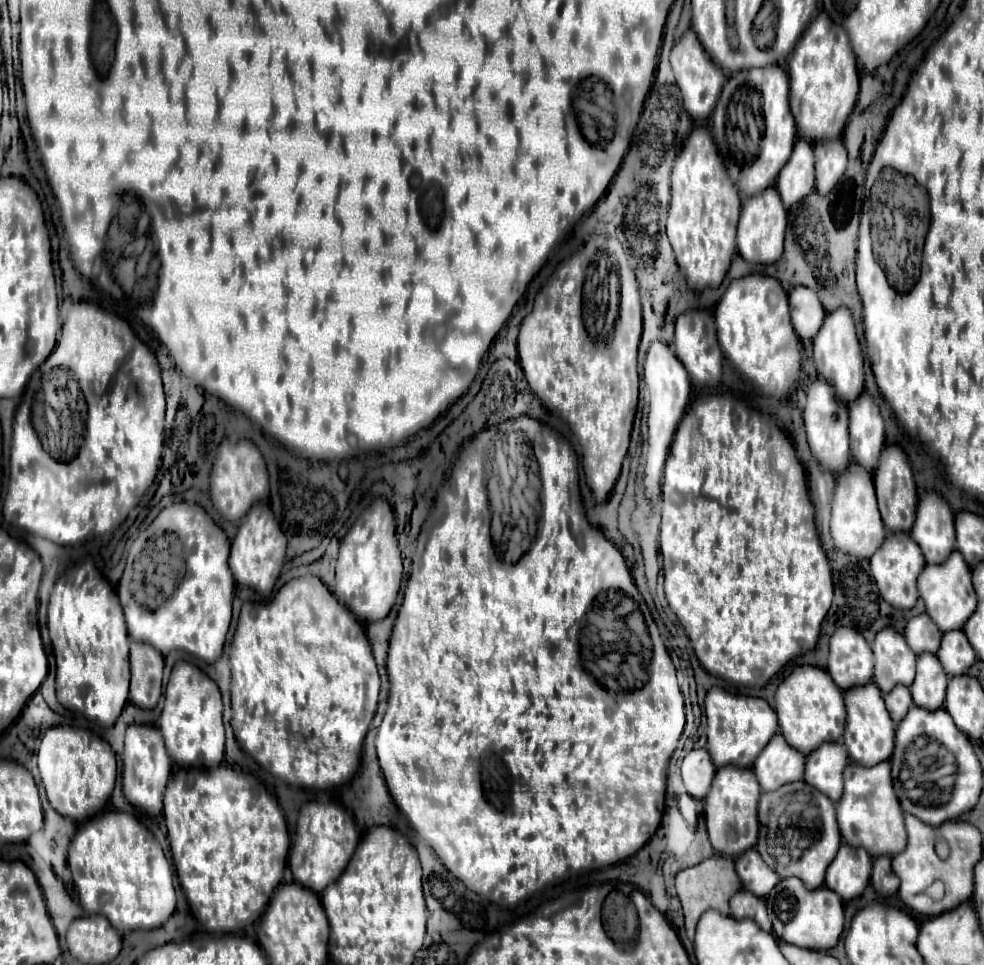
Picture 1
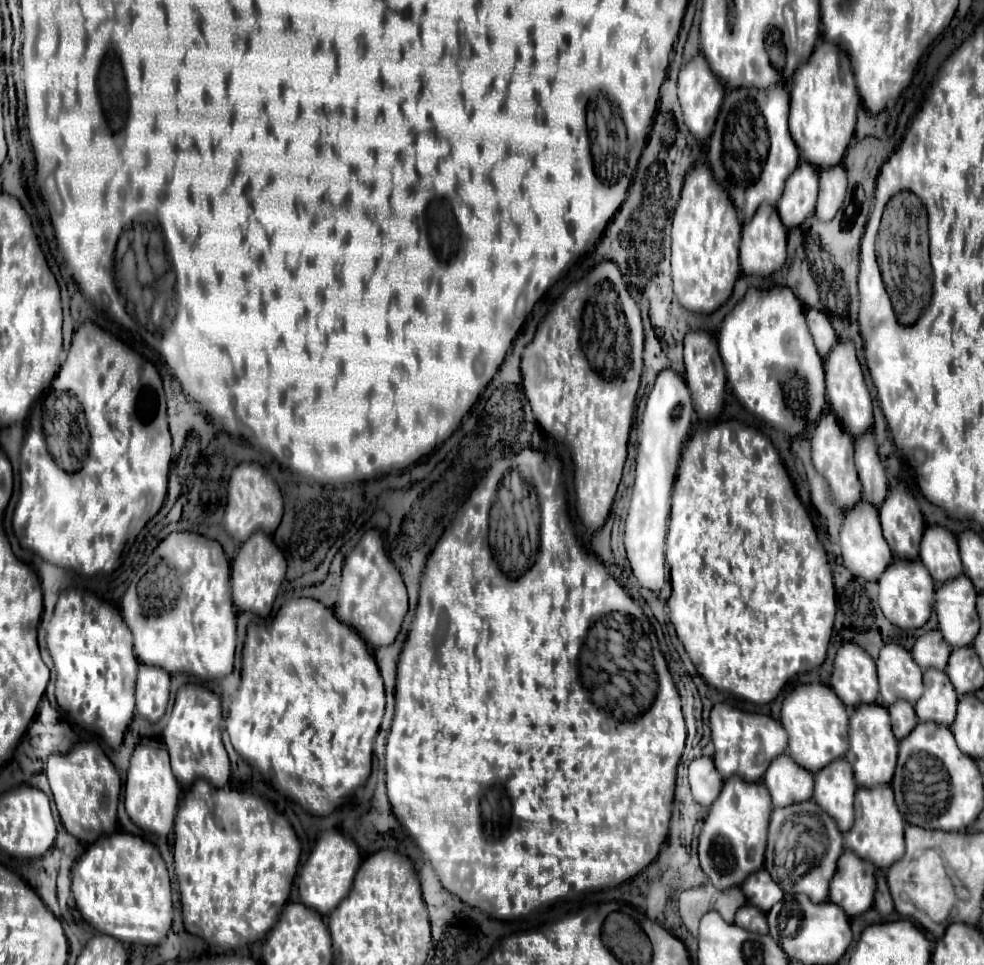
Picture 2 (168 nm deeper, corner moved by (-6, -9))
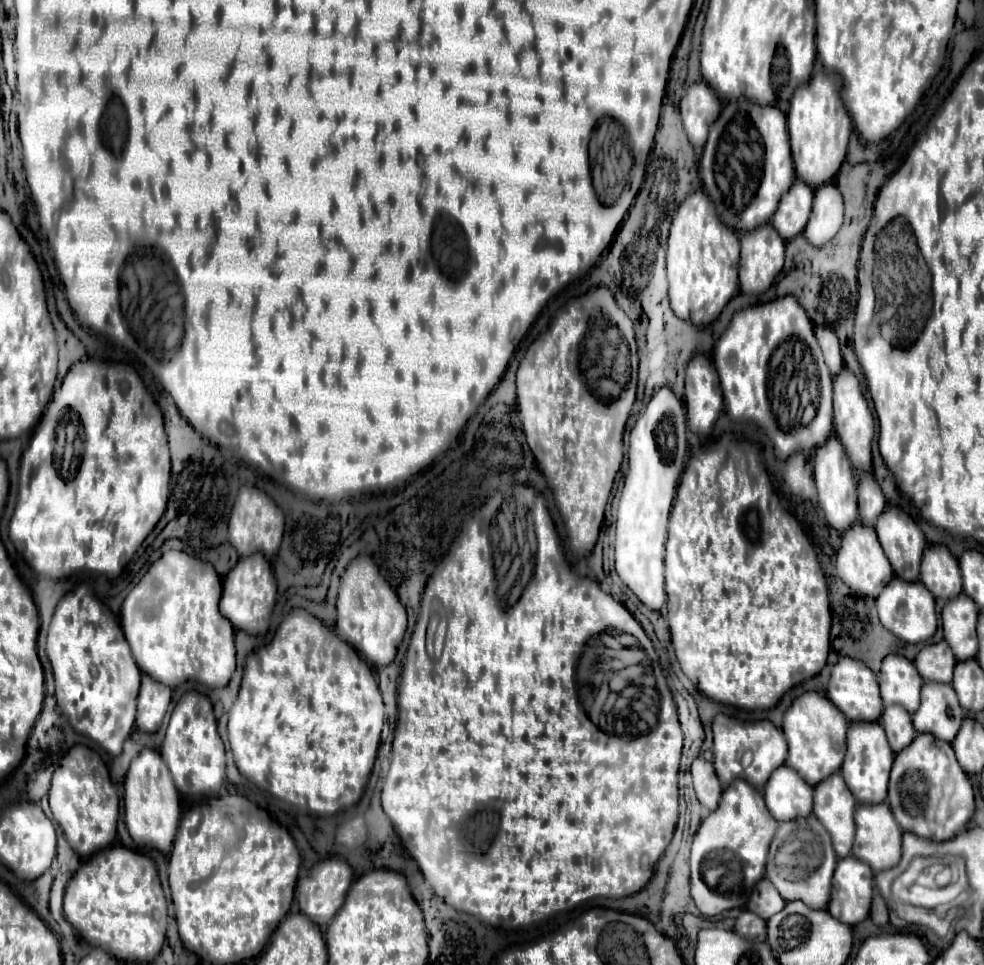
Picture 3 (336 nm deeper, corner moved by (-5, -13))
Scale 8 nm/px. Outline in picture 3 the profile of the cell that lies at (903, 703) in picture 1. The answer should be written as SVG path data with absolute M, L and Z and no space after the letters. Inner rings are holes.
M886 706L880 716L880 724L884 726L890 748L894 752L900 752L902 748L906 748L916 736L916 730L912 726L912 716L902 706Z

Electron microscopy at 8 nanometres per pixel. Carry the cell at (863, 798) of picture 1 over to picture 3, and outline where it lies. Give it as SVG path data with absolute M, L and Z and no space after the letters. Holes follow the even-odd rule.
M880 802L876 806L864 806L856 808L856 840L852 848L852 856L860 858L862 862L868 862L874 872L882 872L888 868L894 868L900 862L902 854L902 830L898 822L892 818L892 810L886 802Z

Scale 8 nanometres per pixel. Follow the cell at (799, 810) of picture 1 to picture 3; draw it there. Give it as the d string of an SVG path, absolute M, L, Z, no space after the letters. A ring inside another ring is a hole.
M810 814L808 818L780 822L768 852L766 878L776 886L776 890L786 902L802 900L806 906L820 910L828 906L836 862L838 858L836 858L836 852L832 850L828 830L824 830L824 826L820 826L820 820ZM816 846L818 846L818 852L816 852Z

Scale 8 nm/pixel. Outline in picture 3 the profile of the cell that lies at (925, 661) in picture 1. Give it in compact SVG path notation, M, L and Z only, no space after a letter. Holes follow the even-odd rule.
M924 682L922 704L914 714L916 732L930 732L936 738L952 742L962 718L964 710L960 708L956 692L950 684Z

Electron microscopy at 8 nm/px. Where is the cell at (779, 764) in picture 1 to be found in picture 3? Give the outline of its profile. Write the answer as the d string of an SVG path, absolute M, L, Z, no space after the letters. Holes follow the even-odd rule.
M778 766L764 788L764 800L776 820L808 816L813 807L814 788L790 766Z

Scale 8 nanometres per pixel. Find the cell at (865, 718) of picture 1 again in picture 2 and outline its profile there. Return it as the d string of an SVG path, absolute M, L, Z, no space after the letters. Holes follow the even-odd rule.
M859 706L849 720L849 750L845 754L847 762L853 766L855 782L859 788L875 788L889 784L897 762L897 740L889 730L889 712L879 706Z

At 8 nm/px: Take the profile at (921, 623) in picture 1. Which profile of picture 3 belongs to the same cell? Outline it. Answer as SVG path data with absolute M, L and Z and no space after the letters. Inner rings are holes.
M942 640L930 646L924 646L916 660L914 660L920 676L924 680L934 680L934 682L950 682L952 680L952 670L956 666L956 658L950 650L950 646Z

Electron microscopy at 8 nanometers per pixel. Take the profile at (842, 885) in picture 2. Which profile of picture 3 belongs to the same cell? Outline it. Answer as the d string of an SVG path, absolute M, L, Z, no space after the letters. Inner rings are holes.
M854 856L840 858L832 880L832 900L828 904L828 912L848 926L862 922L870 914L872 888L874 872L868 864Z

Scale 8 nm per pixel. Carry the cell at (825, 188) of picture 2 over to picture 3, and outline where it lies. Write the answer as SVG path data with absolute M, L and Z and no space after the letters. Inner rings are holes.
M826 182L824 186L816 188L814 208L806 224L804 236L808 238L810 244L824 246L840 230L842 216L844 216L842 192L834 182Z

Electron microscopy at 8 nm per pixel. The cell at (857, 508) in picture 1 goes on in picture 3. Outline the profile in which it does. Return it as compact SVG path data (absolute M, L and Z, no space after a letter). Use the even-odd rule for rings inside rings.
M856 522L856 526L848 530L848 534L842 534L842 546L836 558L836 574L844 580L844 584L852 588L854 594L872 596L872 598L876 598L880 590L894 578L892 566L884 550L880 550L880 542L876 542L876 530L872 526L864 526L862 522Z

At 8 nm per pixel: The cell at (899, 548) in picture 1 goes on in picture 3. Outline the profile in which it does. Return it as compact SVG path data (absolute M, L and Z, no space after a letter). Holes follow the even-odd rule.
M894 578L880 594L880 598L876 598L876 608L878 608L878 616L884 628L888 628L894 636L898 636L904 642L910 644L918 644L928 640L938 626L936 620L936 604L932 594L928 594L928 590L924 590L922 582L904 582L900 578Z

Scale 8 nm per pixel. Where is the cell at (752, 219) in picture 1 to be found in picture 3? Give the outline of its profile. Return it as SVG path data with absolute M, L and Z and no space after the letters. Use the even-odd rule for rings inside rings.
M772 224L758 226L740 236L740 290L762 294L784 266L784 240Z

